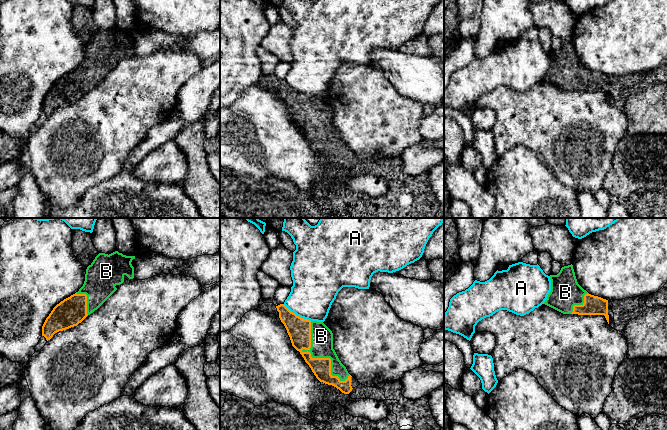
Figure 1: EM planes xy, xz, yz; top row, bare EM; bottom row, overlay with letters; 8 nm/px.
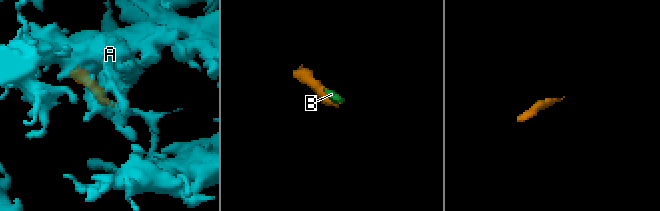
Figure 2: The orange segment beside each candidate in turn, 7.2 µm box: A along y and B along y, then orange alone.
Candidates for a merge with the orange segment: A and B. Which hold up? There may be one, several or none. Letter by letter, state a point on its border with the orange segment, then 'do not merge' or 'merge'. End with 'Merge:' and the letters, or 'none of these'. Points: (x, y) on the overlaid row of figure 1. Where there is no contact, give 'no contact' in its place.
A: contact xz (296, 315); do not merge
B: contact xz (317, 358); merge
Merge: B

